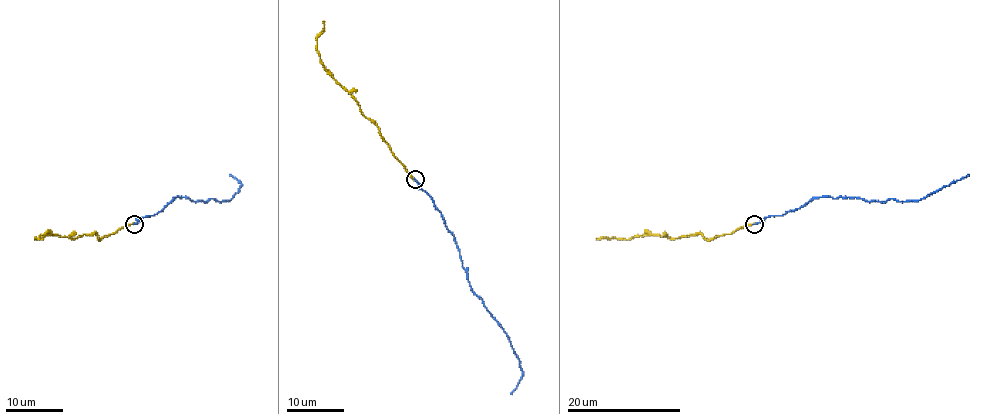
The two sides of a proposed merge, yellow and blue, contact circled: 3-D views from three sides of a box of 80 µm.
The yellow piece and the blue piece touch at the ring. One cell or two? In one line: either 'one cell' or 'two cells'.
one cell

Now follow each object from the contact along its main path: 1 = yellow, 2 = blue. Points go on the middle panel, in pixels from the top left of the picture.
1: (415, 179), (394, 155), (377, 125), (323, 64), (317, 50), (323, 21)
2: (415, 179), (453, 236), (471, 289), (498, 323), (519, 360), (522, 378), (510, 394)

